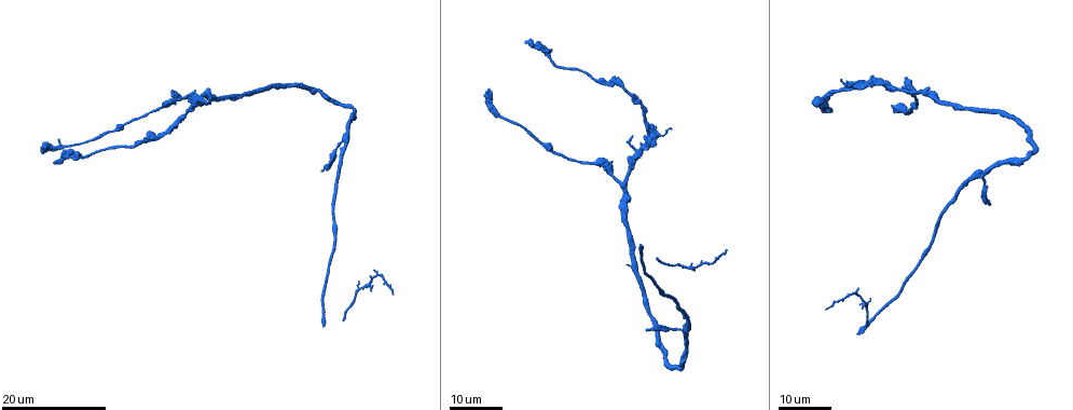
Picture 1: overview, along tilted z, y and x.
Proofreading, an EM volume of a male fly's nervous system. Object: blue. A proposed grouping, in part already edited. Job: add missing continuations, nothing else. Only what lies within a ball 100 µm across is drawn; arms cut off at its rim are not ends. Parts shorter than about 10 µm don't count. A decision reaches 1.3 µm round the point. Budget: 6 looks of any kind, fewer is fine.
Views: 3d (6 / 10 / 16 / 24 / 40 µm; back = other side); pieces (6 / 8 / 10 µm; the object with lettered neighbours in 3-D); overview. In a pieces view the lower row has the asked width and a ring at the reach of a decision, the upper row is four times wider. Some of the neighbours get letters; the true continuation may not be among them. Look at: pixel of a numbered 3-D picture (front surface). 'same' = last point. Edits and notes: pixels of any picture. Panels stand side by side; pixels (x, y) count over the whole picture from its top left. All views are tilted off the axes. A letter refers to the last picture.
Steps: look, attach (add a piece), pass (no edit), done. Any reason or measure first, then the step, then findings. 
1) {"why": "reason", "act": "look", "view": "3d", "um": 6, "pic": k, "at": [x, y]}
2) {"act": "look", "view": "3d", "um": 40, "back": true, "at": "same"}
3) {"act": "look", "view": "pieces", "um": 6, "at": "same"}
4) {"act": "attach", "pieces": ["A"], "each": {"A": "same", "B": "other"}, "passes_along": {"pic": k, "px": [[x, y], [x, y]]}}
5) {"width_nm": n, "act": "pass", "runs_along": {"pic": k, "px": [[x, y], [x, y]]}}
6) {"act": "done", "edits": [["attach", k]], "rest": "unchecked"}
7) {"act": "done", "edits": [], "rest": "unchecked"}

{"why": "an open end", "act": "look", "view": "3d", "um": 24, "pic": 1, "at": [670, 128]}

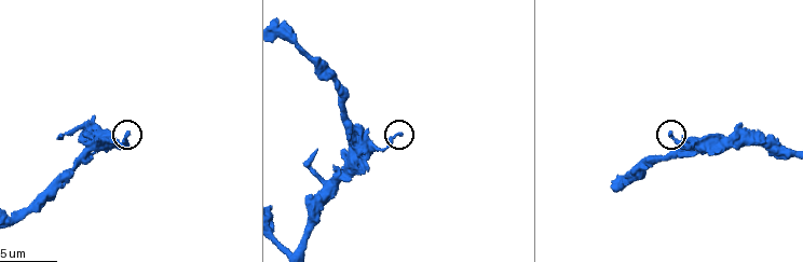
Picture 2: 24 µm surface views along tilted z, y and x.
{"act": "look", "view": "pieces", "um": 6, "pic": 2, "at": [128, 134]}

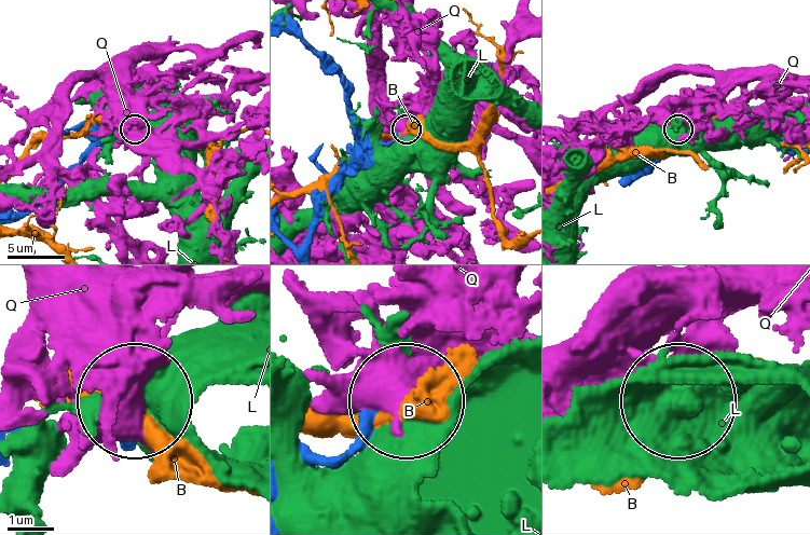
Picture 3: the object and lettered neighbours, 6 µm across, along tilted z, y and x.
{"width_nm": 210, "act": "pass", "each": {"B": "other", "L": "other", "Q": "other"}, "runs_along": {"pic": 3, "px": [[305, 247], [318, 200], [376, 145], [389, 142], [403, 129]]}, "found": "none of them fits"}

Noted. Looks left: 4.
{"why": "branch stops here", "act": "look", "view": "pieces", "um": 6, "pic": 2, "at": [315, 149]}

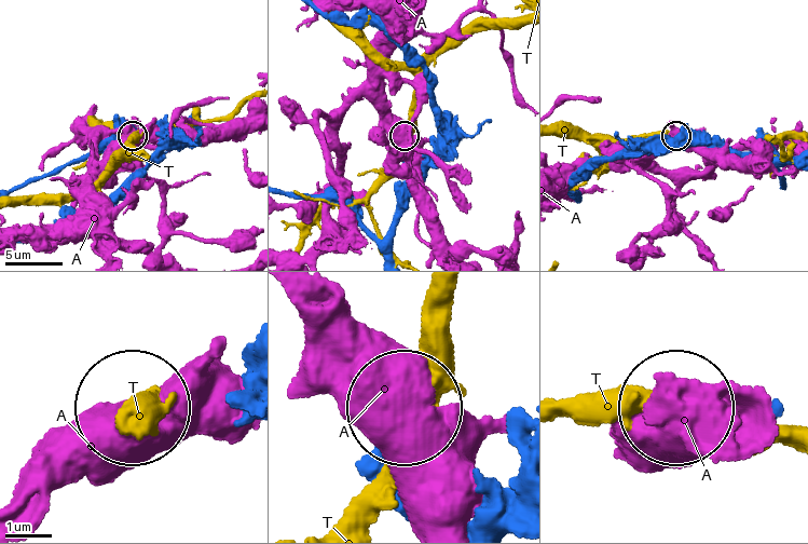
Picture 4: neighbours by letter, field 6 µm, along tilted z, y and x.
{"act": "pass", "each": {"A": "other", "T": "other"}, "found": "no lettered piece goes on from it"}

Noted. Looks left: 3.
{"why": "branch stops here", "act": "look", "view": "3d", "um": 24, "pic": 1, "at": [55, 162]}

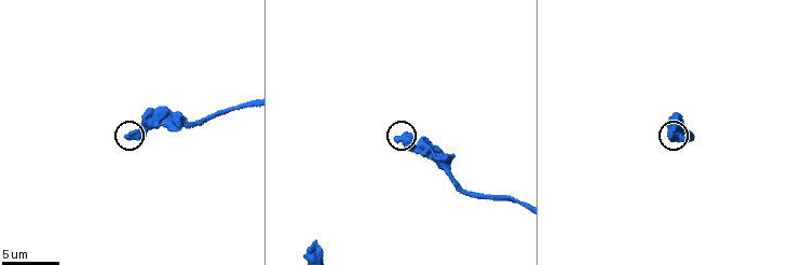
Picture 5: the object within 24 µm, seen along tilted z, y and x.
{"act": "look", "view": "pieces", "um": 10, "pic": 5, "at": [396, 139]}

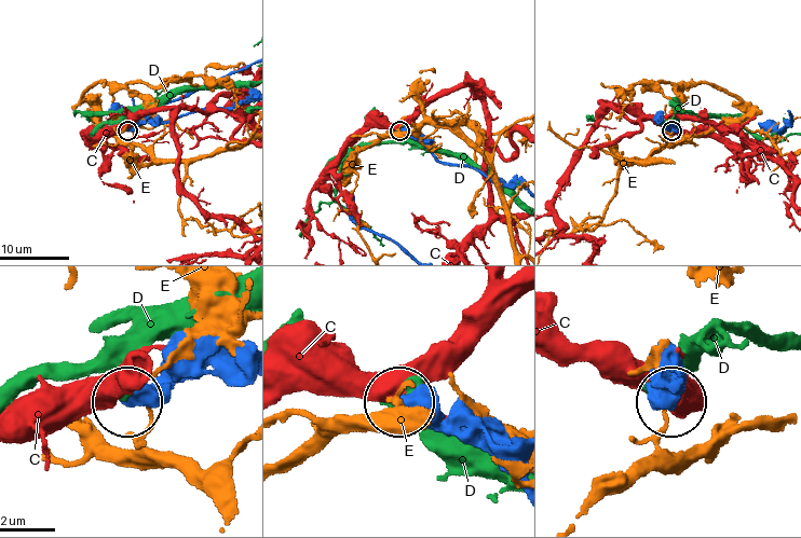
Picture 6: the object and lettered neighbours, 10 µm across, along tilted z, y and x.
{"act": "pass", "each": {"C": "other", "D": "other", "E": "other"}, "found": "no lettered piece goes on from it"}

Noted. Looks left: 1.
{"act": "done", "edits": [], "rest": "unchecked"}

